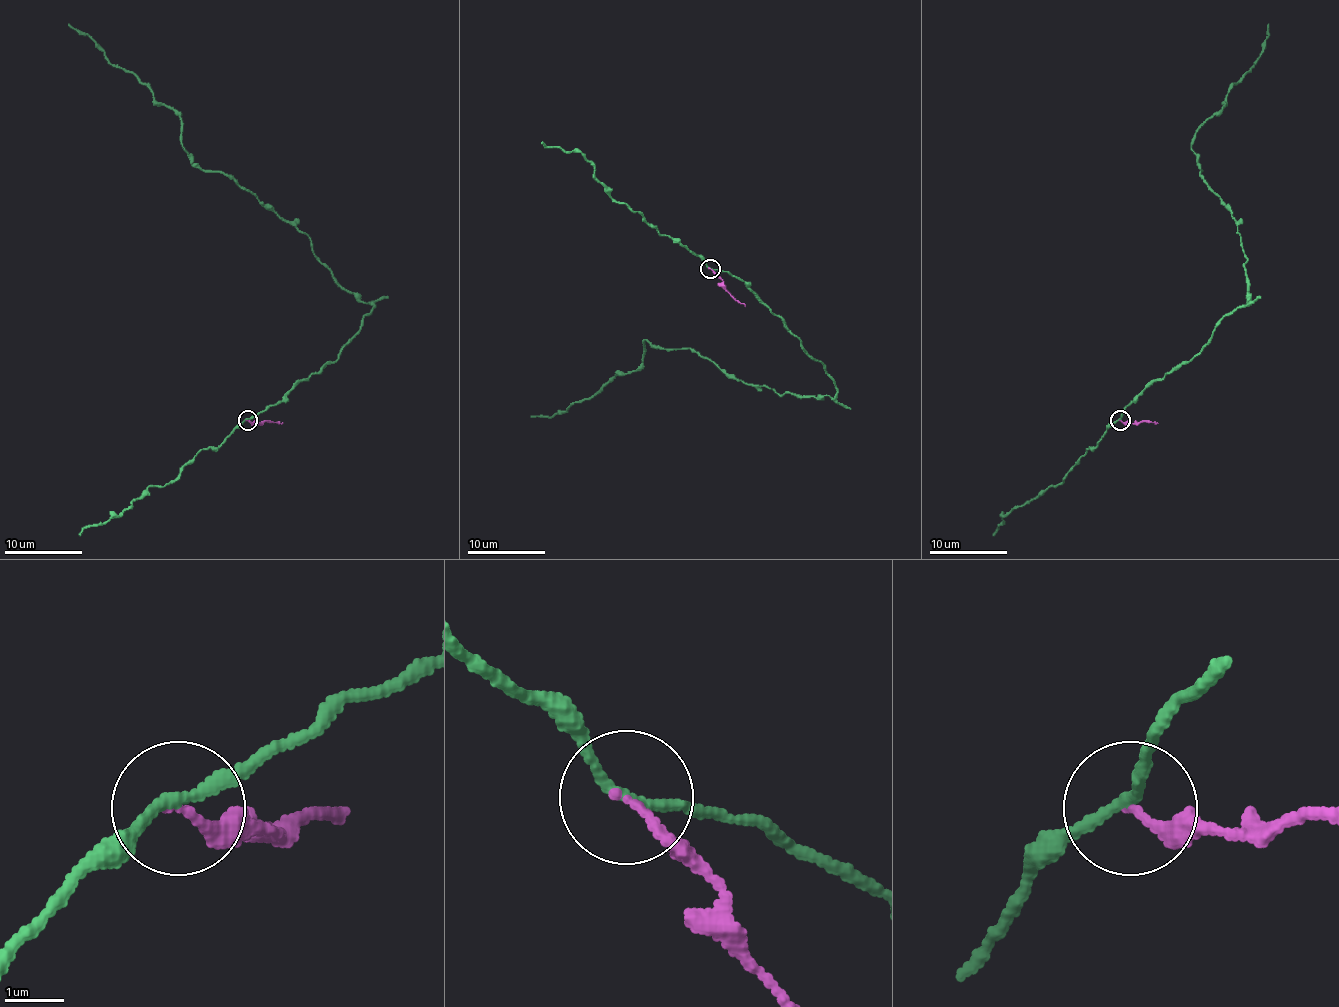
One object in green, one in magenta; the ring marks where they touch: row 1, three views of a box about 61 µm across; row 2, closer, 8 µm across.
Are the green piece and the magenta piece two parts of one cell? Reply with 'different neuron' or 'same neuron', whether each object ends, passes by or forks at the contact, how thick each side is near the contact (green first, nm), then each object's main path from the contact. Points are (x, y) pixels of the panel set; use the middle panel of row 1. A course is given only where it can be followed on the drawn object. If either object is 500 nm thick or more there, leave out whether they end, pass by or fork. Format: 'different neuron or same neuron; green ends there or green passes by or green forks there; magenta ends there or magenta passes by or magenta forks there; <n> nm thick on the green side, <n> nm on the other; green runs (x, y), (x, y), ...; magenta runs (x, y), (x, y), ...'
different neuron; green passes by; magenta ends there; 180 nm thick on the green side, 160 nm on the other; green runs (710, 269), (778, 315), (833, 397), (778, 395), (644, 341), (635, 370), (530, 416); magenta runs (710, 269), (722, 280), (722, 286), (745, 306)

